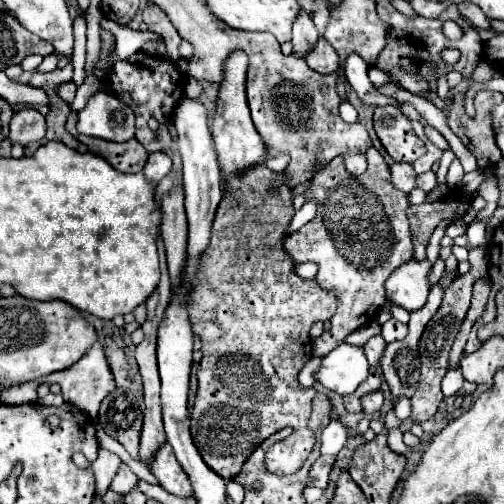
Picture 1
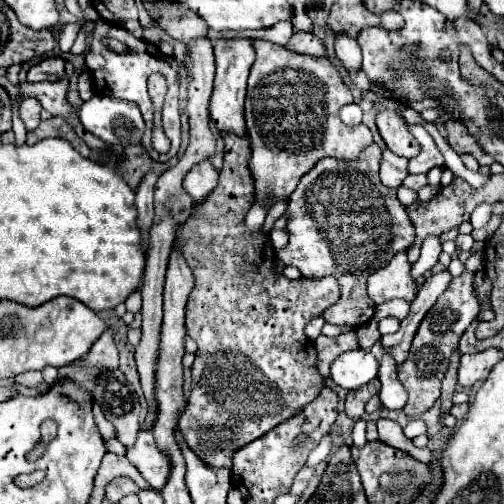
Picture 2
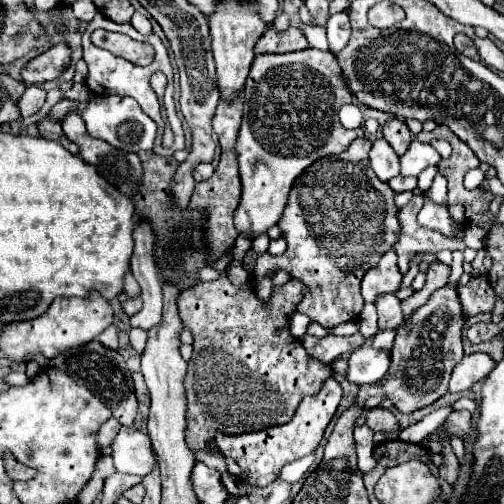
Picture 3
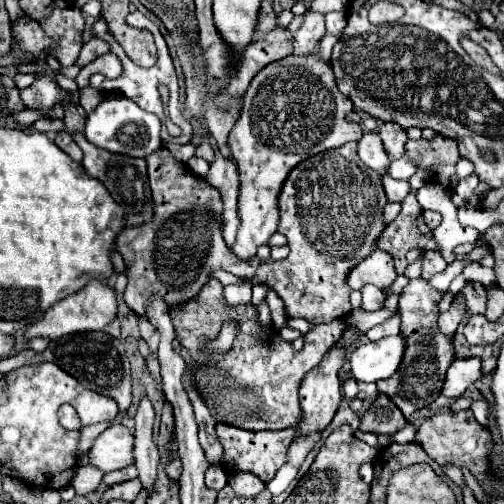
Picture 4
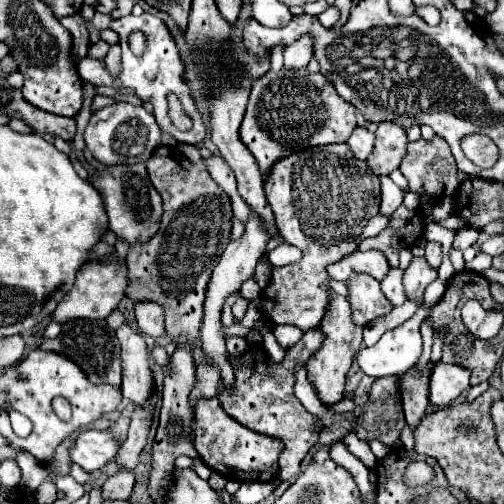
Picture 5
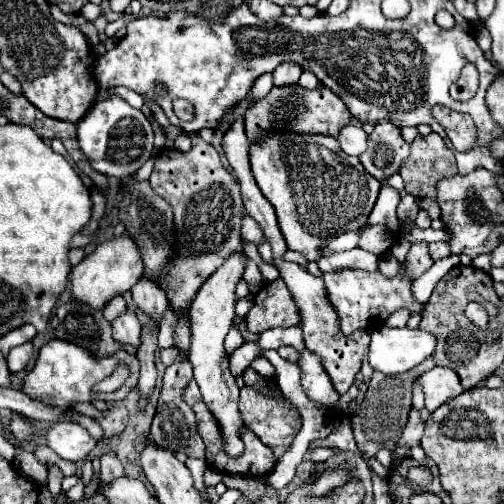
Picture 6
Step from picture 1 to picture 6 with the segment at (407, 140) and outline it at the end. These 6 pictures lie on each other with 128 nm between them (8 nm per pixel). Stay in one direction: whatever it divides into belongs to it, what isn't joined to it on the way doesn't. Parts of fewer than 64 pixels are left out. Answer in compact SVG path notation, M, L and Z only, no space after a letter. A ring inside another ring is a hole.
M380 122L368 136L368 148L360 154L360 162L370 176L382 182L400 170L402 162L408 158L408 152L410 146L400 136L400 128Z

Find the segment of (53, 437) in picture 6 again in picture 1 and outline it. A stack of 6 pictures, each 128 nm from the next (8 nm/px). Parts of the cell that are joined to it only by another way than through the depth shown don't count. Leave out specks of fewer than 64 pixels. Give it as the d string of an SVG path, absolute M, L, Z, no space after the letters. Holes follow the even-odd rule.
M166 442L162 444L162 448L156 452L156 456L152 456L152 460L148 462L150 472L154 474L154 478L158 480L158 484L168 490L174 496L180 498L188 498L192 496L192 488L190 488L190 480L186 476L186 472L182 470L182 466L178 464L172 446Z

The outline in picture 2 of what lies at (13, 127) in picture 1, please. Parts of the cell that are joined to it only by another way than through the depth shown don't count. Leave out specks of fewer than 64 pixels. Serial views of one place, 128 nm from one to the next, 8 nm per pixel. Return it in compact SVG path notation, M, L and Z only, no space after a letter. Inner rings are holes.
M24 98L20 102L20 118L26 124L26 130L34 130L40 122L40 102L36 98Z

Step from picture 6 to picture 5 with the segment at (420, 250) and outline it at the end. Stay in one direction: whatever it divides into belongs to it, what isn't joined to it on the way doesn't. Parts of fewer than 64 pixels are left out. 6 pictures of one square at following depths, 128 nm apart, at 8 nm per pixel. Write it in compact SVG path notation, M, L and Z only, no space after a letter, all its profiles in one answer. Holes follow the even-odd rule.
M414 256L410 266L404 270L404 290L406 290L406 296L422 302L424 288L432 280L436 280L436 270L422 256Z

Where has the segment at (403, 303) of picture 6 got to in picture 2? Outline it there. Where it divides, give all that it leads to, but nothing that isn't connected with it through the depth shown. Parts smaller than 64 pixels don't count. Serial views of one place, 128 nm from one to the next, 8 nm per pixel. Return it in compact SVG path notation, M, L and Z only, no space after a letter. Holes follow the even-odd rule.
M386 316L386 318L382 318L382 320L378 322L378 330L380 330L382 336L396 332L396 328L400 328L400 320L394 318L394 316Z

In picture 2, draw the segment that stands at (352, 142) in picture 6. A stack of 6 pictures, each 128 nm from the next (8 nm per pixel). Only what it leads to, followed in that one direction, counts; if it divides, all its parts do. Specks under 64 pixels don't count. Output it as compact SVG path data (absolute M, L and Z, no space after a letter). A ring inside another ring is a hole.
M384 150L382 160L380 160L380 180L382 180L382 184L390 186L390 188L398 188L402 184L402 180L408 176L406 164L408 164L406 158L396 156L390 150Z

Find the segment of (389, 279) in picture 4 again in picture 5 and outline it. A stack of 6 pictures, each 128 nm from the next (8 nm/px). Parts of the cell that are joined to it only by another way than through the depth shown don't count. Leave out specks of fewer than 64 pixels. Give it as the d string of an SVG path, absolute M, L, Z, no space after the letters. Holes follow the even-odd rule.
M358 250L358 252L344 256L344 260L338 260L338 264L328 266L328 276L334 280L346 280L354 272L366 272L374 276L376 280L382 280L388 270L390 270L390 264L382 252Z

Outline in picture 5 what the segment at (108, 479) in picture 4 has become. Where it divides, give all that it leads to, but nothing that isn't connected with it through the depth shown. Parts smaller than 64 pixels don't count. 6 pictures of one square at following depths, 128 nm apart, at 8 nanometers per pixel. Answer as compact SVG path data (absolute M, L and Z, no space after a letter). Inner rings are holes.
M136 406L132 422L130 422L130 430L126 440L122 442L122 448L118 452L118 462L120 468L128 468L132 470L138 464L138 456L146 444L148 438L148 430L150 430L150 422L148 418L152 418L150 414L154 414L154 408L144 408L144 406Z

